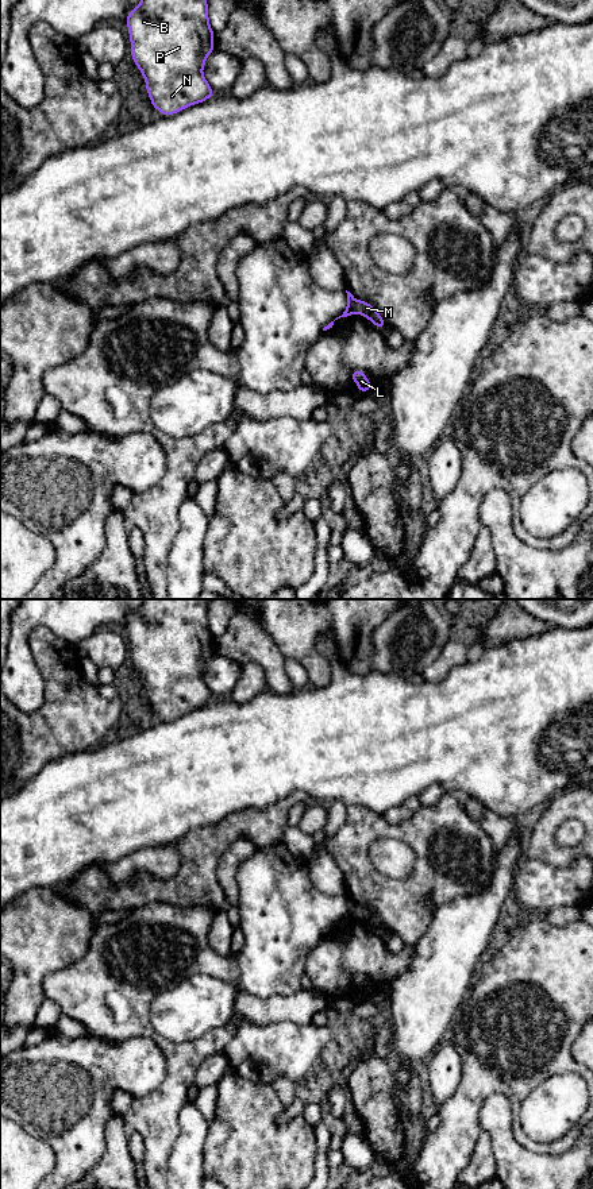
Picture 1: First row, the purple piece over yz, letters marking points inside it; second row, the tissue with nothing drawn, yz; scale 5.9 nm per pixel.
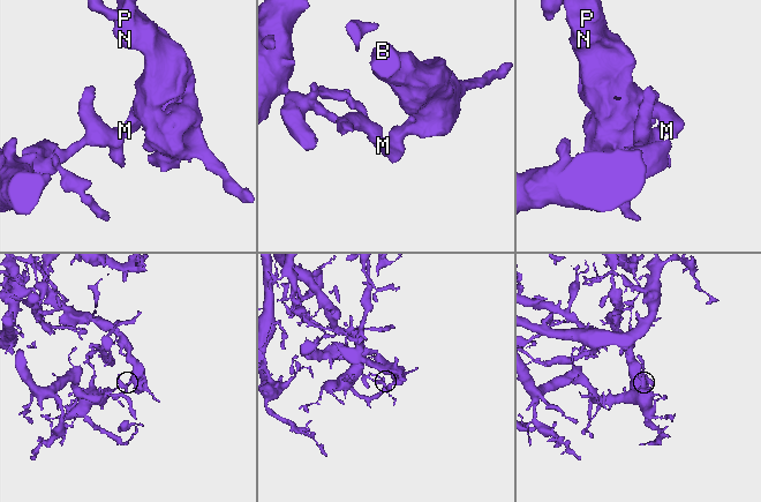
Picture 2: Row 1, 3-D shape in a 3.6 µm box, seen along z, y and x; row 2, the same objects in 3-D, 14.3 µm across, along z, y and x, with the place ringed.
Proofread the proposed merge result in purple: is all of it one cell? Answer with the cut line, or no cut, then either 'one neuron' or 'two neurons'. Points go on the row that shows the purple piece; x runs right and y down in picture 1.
yz (347, 305), (355, 312) | two neurons

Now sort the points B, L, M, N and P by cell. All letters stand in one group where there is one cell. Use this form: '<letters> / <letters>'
B M N P / L

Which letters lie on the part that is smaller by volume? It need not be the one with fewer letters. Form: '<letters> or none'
B, M, N, P

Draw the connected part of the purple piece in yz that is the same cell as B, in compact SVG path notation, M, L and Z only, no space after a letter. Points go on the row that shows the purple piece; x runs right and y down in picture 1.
M140 0L138 7L128 11L126 24L130 55L145 78L154 109L170 116L215 96L203 76L207 57L215 50L207 0Z

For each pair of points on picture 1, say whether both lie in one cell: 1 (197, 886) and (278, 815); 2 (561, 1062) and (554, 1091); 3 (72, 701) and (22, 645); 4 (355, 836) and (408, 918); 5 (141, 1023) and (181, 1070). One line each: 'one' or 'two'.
1: one
2: two
3: two
4: one
5: one

